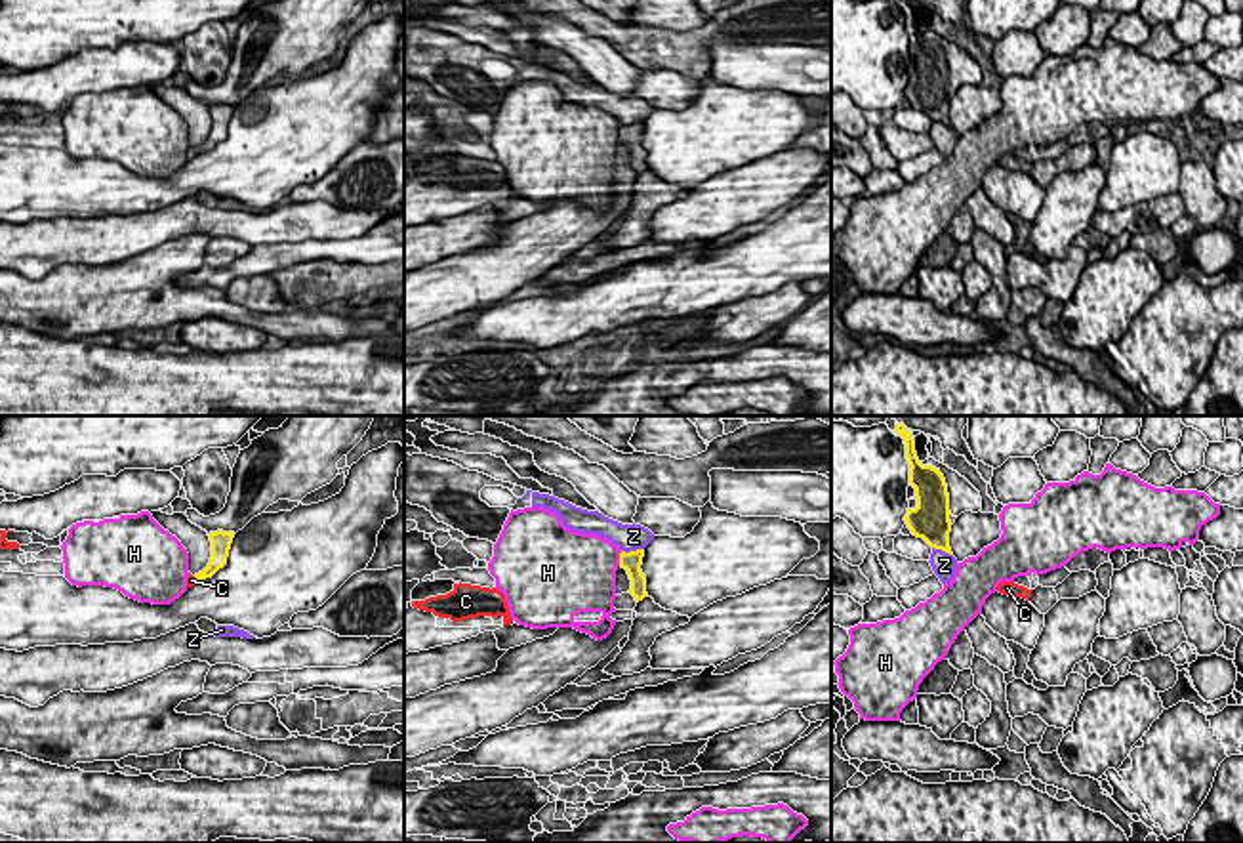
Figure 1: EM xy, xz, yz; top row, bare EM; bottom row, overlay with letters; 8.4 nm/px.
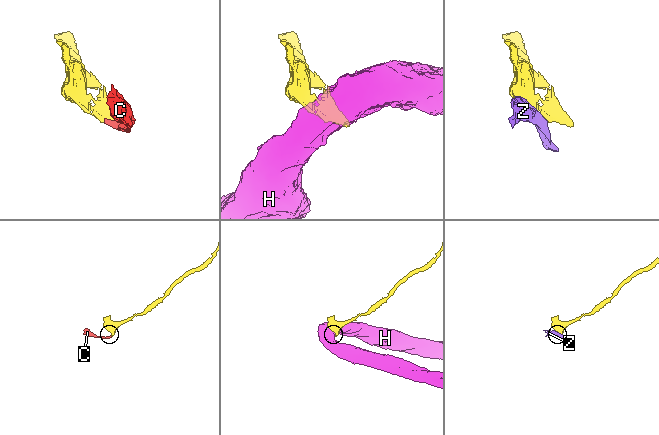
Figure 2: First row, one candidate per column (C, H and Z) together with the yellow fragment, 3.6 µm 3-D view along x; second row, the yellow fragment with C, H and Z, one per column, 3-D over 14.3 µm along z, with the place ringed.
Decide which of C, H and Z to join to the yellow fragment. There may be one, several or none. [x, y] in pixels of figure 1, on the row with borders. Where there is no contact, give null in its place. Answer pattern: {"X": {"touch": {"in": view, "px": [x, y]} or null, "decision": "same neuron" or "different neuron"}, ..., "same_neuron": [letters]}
{"C": {"touch": {"in": "xy", "px": [195, 578]}, "decision": "same neuron"}, "H": {"touch": {"in": "xz", "px": [620, 559]}, "decision": "different neuron"}, "Z": {"touch": {"in": "xz", "px": [631, 552]}, "decision": "different neuron"}, "same_neuron": ["C"]}

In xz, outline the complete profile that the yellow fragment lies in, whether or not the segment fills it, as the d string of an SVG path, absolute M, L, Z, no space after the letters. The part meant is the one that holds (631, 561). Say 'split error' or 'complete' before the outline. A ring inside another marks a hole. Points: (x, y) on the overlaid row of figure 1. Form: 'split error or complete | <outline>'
complete | M637 549L637 551L622 551L620 553L620 566L627 570L629 580L631 580L631 589L629 593L635 597L635 601L642 601L644 597L648 597L646 593L646 576L641 570L642 565L642 557L644 557L644 549Z

